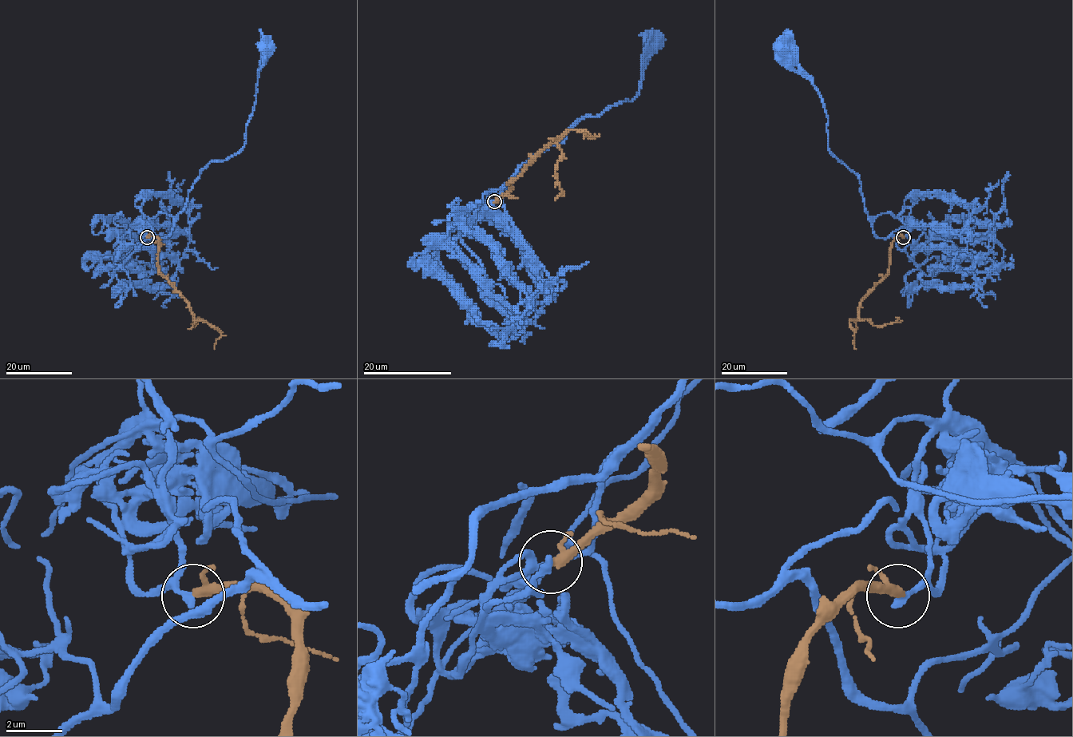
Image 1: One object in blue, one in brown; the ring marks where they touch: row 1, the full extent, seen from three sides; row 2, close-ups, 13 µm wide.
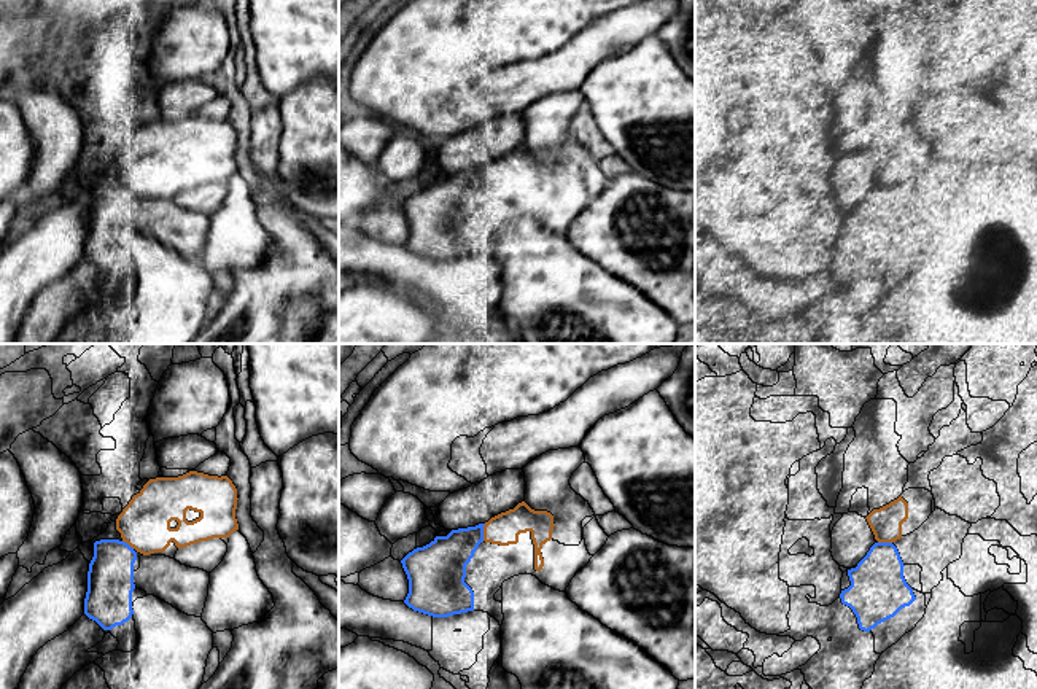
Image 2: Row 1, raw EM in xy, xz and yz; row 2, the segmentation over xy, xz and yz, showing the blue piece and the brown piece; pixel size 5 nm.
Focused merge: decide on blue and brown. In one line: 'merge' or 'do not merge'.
do not merge

